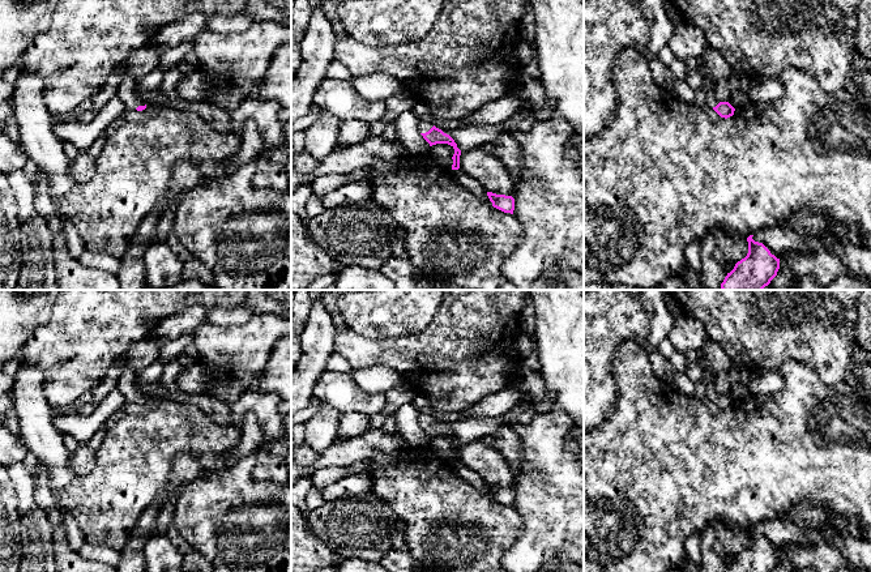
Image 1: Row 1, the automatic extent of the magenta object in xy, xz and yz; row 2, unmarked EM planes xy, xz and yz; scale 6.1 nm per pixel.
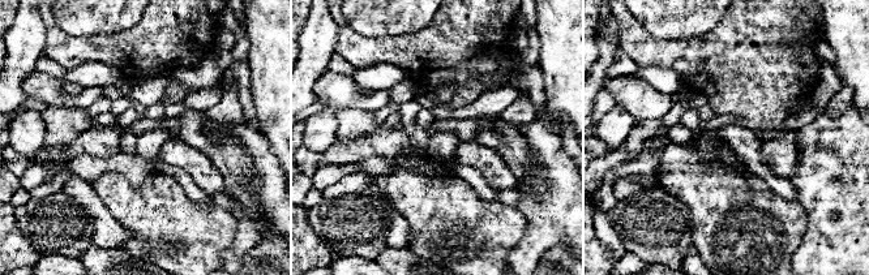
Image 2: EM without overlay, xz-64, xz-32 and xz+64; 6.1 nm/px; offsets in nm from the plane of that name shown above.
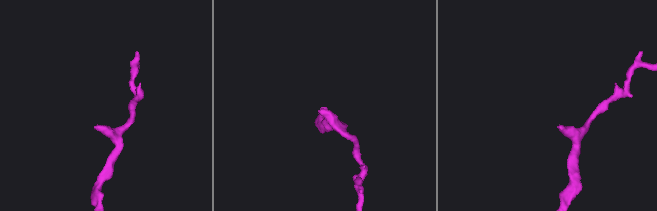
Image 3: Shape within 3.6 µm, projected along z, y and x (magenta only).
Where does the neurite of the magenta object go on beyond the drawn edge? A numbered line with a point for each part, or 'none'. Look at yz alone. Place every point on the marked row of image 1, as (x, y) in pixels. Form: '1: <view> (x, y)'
1: yz (712, 101)

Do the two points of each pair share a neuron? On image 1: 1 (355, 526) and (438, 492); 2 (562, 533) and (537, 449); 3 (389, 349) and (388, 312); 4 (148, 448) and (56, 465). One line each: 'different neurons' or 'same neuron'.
1: different neurons
2: same neuron
3: different neurons
4: different neurons

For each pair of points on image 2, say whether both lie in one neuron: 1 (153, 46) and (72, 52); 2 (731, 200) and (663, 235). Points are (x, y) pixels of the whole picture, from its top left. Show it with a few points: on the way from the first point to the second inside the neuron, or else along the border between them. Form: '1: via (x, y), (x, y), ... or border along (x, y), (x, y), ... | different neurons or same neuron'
1: via (133, 44), (129, 47), (91, 51) | same neuron
2: border along (673, 194), (689, 211), (693, 245) | different neurons

